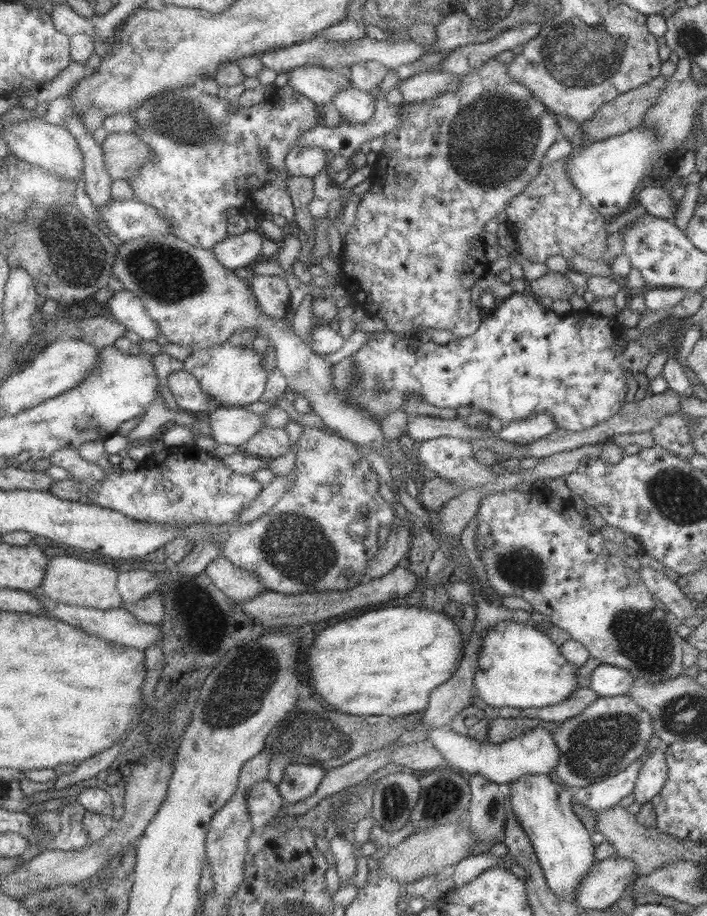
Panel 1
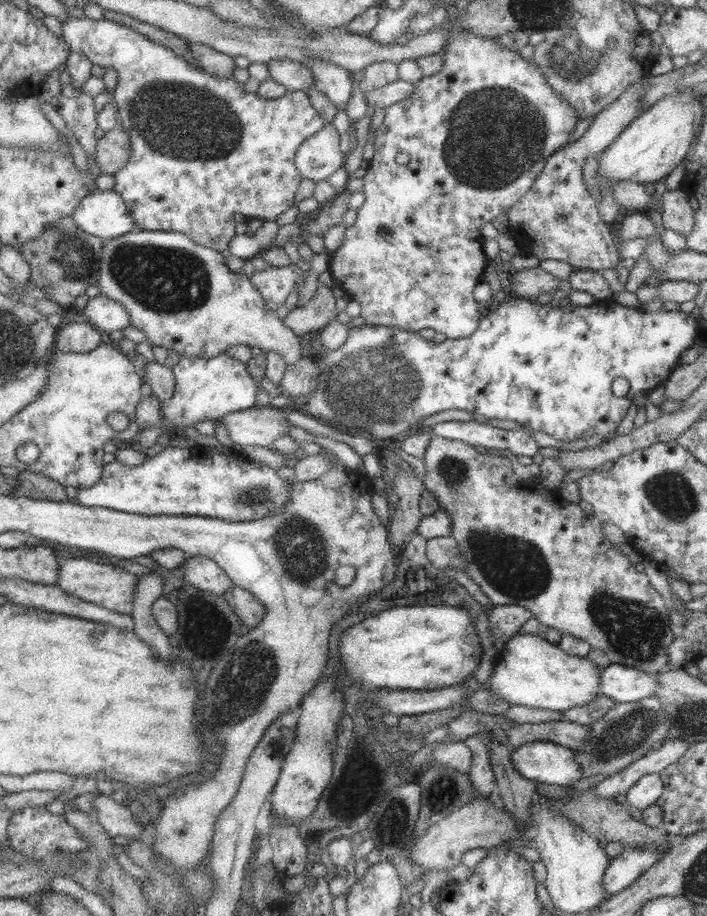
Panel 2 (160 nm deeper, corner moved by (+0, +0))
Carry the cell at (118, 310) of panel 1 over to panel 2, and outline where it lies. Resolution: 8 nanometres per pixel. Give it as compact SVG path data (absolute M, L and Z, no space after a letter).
M100 295L88 300L83 308L83 316L93 328L103 334L130 325L130 315L126 310L115 301Z

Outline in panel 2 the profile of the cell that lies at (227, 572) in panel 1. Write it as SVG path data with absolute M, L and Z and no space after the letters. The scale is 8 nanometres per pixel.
M197 555L186 556L180 564L180 578L189 586L211 594L222 595L234 584L210 558Z

